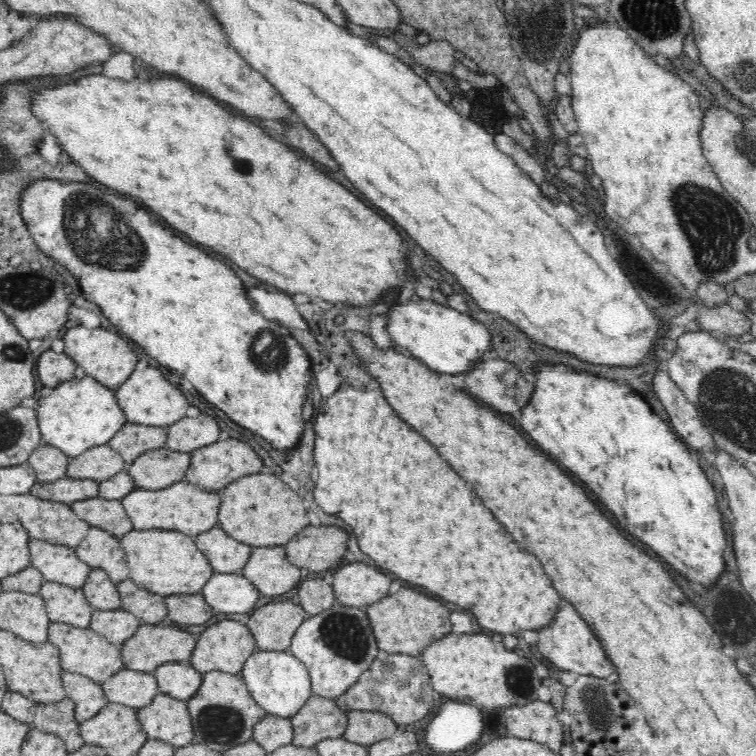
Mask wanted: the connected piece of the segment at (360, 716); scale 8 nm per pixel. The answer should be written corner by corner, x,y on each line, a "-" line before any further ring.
347,712
346,718
346,730
342,732
342,738
365,746
394,736
398,728
390,716
378,712

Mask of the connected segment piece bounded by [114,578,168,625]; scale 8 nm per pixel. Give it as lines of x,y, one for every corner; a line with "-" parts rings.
130,578
118,582
114,587
122,599
121,608
137,616
143,623
154,625
168,616
162,595
139,587

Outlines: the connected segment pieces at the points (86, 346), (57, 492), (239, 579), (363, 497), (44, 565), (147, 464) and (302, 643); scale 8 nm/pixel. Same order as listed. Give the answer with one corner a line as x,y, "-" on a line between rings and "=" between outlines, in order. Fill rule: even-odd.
77,325
68,329
63,336
66,353
80,368
84,368
86,375
98,380
100,384
109,390
118,390
119,386
131,376
136,368
138,356
130,347
130,344
118,336
117,333
108,331
104,327
86,328
=
68,476
43,485
37,485
30,494
67,505
74,501
98,497
98,481
92,479
73,479
=
214,573
204,584
202,596
216,613
242,614
256,606
260,591
243,574
=
344,382
340,386
338,392
334,392
330,398
326,398
322,402
322,406
318,408
318,416
314,422
314,432
316,432
316,446
314,446
314,460
316,460
316,470
318,470
318,480
314,486
314,498
316,502
322,506
320,510
324,513
332,514
342,518
356,534
356,538
360,538
360,548
364,554
368,554
370,558
374,558
376,566
380,566
382,570
388,570
392,574
396,574
398,578
418,584
422,588
428,588
428,592
440,596
446,602
452,602
464,610
470,610
478,624
482,628
488,628
492,632
498,634
512,634
512,632
520,632
520,630
538,630
550,624
558,612
558,592
552,588
550,578
546,576
542,564
536,560
534,554
526,552
508,532
506,528
494,518
494,514
482,504
482,500
478,500
474,496
474,490
466,484
466,480
462,480
454,468
450,468
450,464
446,464
446,460
440,458
440,454
436,452
436,448
422,436
418,436
418,432
414,432
406,422
402,422
398,418
398,414
390,408
390,404
384,399
383,393
376,390
365,390
364,388
356,388
=
30,537
28,550
30,551
31,566
42,573
44,580
60,583
75,589
82,589
82,584
86,584
86,578
90,574
91,568
78,558
75,547
50,544
=
155,449
143,453
136,461
131,462
126,471
134,479
137,488
162,489
182,481
190,462
190,453
=
335,604
324,612
308,616
296,628
288,652
306,665
313,694
334,701
370,668
380,651
366,612
359,607

